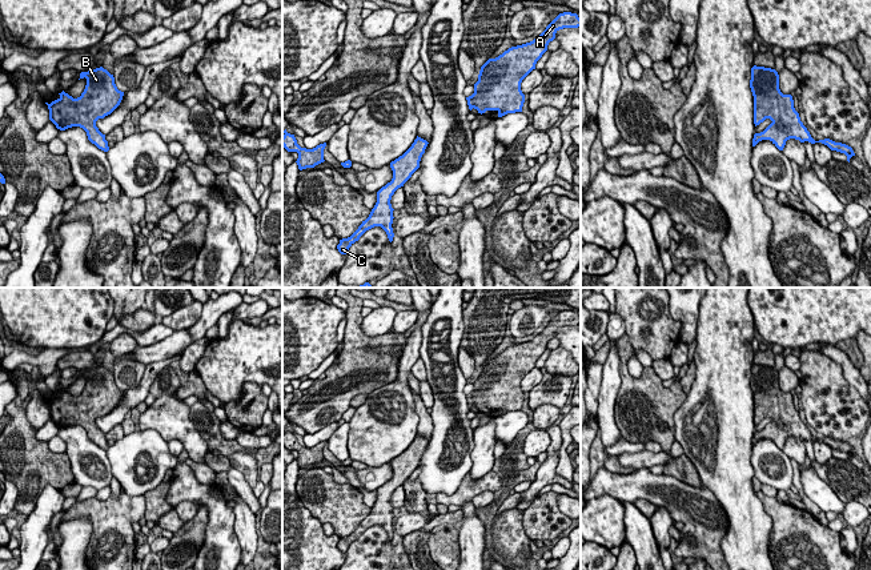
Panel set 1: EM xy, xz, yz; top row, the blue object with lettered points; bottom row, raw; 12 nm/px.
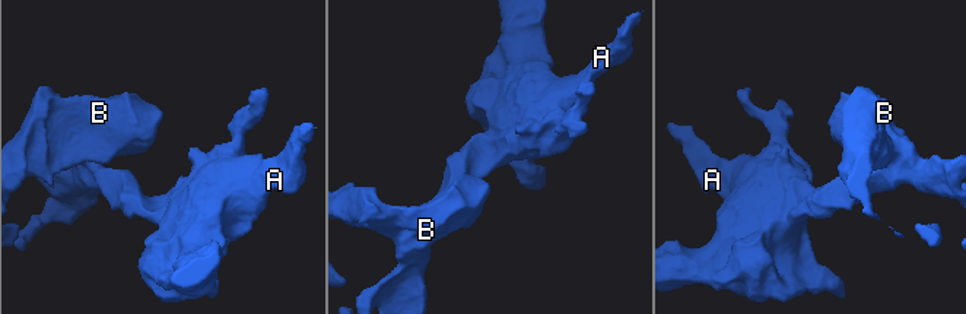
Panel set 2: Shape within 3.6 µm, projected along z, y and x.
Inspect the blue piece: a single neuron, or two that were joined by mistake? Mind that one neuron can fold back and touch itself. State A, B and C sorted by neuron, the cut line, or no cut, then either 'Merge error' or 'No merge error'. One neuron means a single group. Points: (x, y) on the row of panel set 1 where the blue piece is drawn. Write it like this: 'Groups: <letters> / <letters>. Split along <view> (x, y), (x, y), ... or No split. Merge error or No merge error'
Groups: A B C. No split. No merge error

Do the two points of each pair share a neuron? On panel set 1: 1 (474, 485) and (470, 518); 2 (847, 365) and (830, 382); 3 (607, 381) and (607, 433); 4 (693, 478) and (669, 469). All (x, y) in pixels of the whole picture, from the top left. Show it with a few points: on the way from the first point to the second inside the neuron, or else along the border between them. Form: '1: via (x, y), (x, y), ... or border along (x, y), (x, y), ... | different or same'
1: border along (470, 500), (461, 506) | different
2: border along (822, 352), (841, 366), (843, 377), (857, 392) | different
3: via (607, 394), (607, 420) | same
4: via (687, 473), (683, 469), (674, 469) | same

